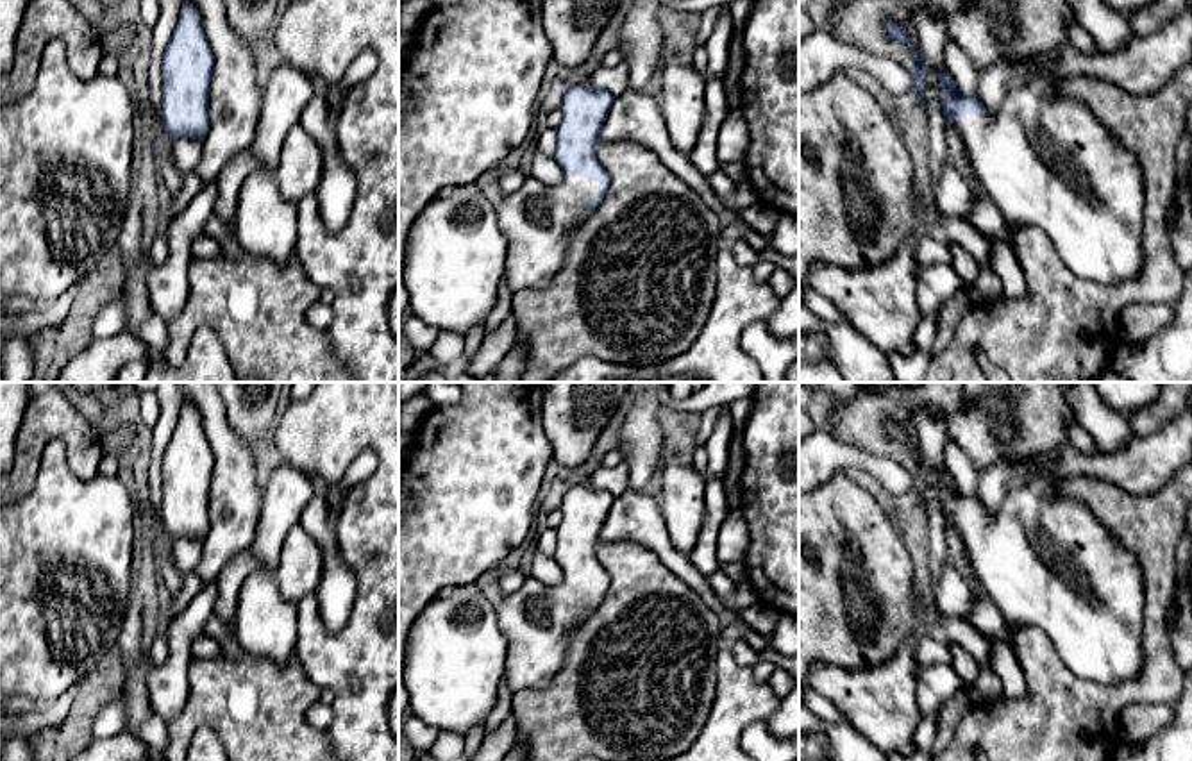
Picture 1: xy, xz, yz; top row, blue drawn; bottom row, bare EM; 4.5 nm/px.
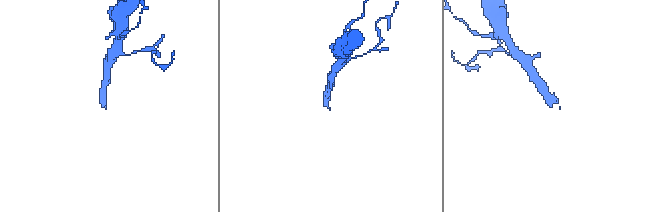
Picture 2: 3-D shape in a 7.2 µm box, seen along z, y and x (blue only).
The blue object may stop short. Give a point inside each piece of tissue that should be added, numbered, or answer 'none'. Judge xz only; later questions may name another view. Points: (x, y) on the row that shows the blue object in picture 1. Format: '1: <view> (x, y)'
1: xz (540, 220)

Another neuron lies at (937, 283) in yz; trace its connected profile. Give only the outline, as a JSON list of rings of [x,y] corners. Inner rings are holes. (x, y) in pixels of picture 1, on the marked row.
[[[944,263],[922,266],[917,284],[917,304],[922,318],[928,318],[960,289],[969,289],[961,277]]]

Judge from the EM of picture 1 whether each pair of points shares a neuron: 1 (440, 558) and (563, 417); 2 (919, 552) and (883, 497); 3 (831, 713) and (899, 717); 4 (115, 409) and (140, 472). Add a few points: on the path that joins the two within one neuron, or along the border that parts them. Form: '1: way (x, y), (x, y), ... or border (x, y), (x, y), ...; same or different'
1: border (542, 401), (542, 429), (554, 458); different
2: way (908, 538), (892, 511); same
3: border (817, 690), (846, 720); different
4: way (133, 418), (140, 427), (140, 454); same

